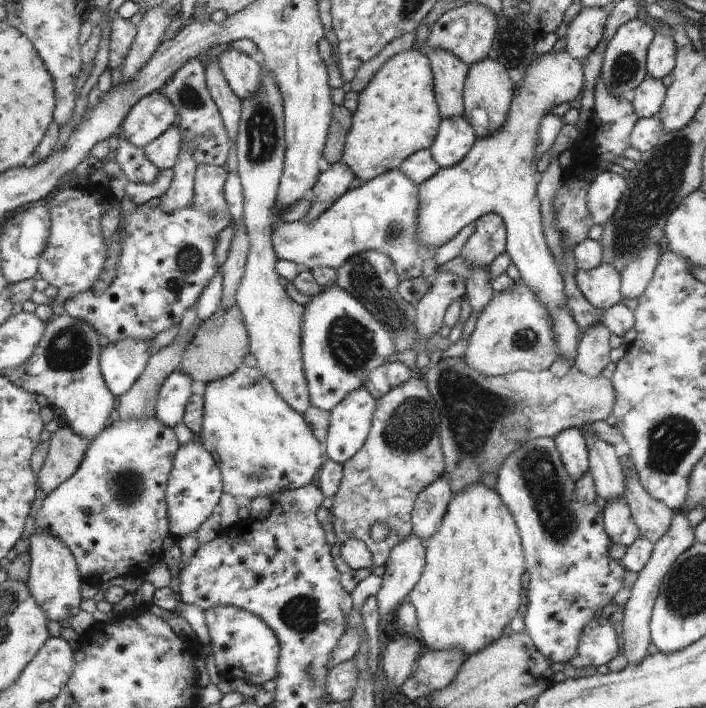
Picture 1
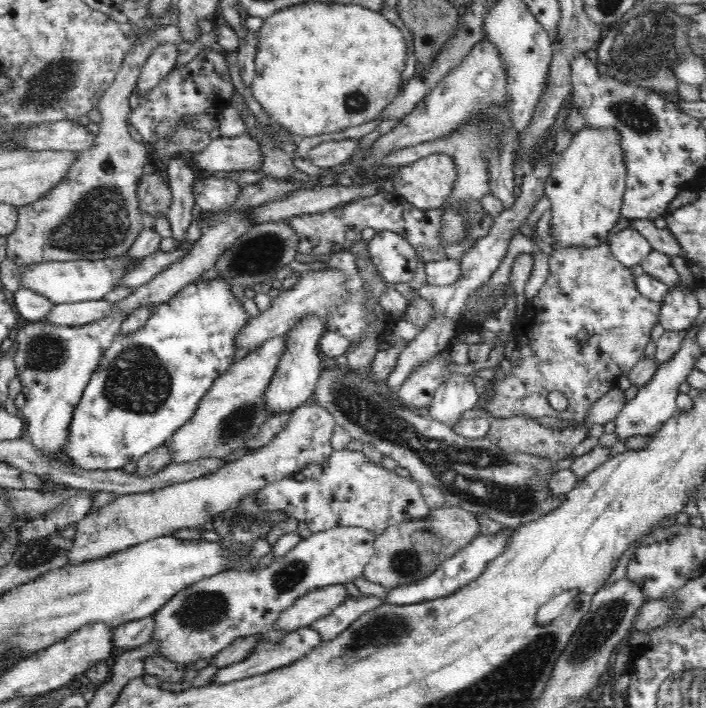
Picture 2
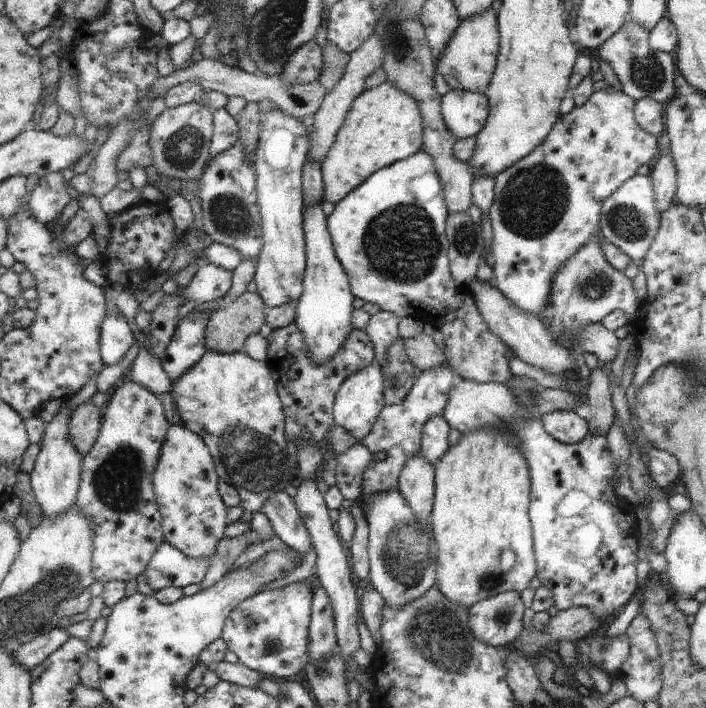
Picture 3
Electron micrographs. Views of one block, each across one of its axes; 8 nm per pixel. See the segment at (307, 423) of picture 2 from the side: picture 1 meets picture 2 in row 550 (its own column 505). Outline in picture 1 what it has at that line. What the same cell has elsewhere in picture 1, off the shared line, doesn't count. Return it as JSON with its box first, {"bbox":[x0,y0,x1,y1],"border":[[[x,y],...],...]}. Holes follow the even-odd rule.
{"bbox":[464,59,513,137],"border":[[[483,59],[468,65],[467,78],[464,80],[464,112],[471,122],[477,137],[492,135],[493,131],[504,127],[505,115],[509,108],[513,81],[507,69],[495,59]]]}

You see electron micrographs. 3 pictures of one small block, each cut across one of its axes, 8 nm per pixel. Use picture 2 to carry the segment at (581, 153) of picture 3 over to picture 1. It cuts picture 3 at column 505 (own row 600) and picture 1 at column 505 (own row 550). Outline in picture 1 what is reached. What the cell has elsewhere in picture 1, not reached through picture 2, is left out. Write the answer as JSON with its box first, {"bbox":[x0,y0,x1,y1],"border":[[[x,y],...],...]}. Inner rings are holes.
{"bbox":[463,281,558,376],"border":[[[513,281],[511,286],[493,292],[489,302],[481,309],[474,329],[467,339],[463,360],[483,376],[495,376],[520,370],[532,373],[547,371],[557,356],[558,348],[551,323],[548,321],[548,312],[523,281]]]}

